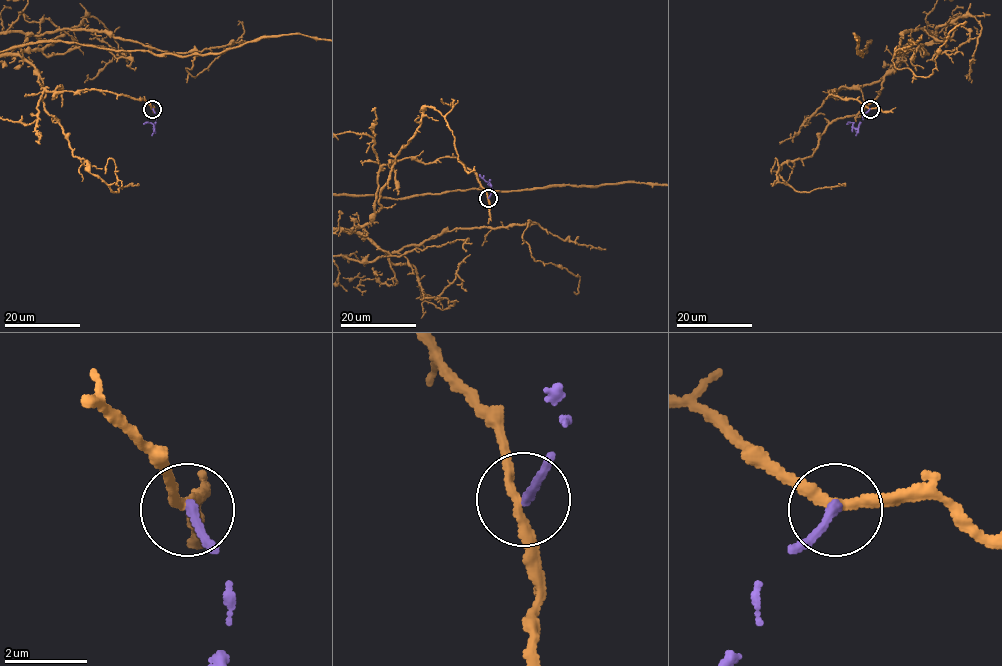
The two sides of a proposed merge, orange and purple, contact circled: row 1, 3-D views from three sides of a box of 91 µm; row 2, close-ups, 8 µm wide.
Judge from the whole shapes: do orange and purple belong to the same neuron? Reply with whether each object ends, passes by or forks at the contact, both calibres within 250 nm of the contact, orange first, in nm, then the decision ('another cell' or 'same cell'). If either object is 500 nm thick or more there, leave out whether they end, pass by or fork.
orange passes by; purple ends there; 220 nm thick on the orange side, 220 nm on the other; another cell

